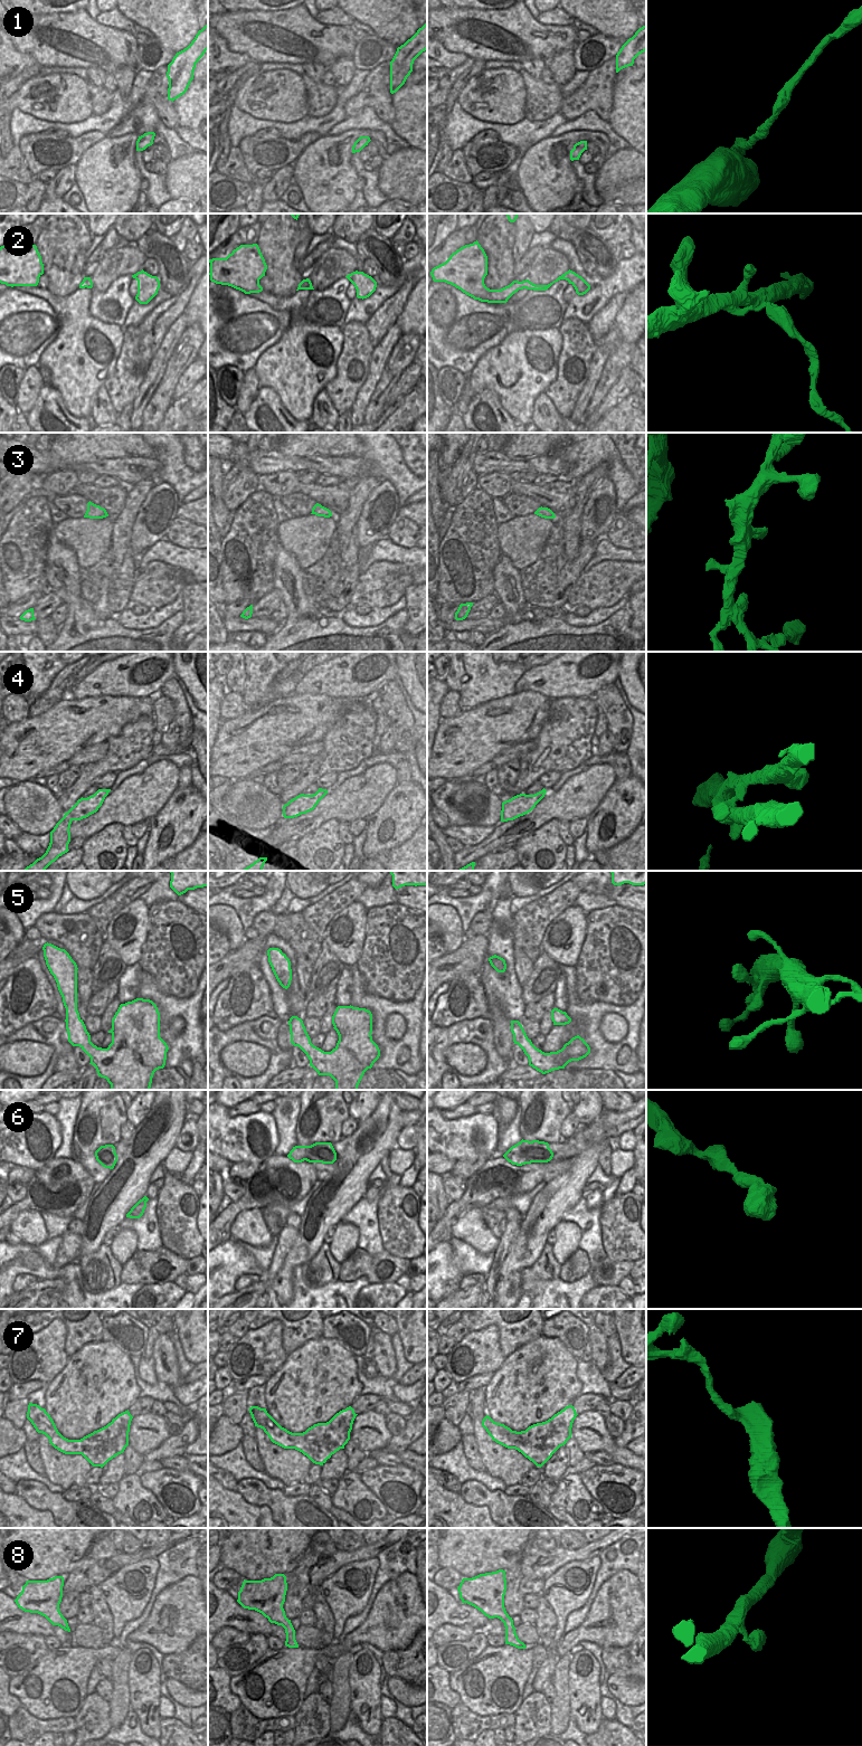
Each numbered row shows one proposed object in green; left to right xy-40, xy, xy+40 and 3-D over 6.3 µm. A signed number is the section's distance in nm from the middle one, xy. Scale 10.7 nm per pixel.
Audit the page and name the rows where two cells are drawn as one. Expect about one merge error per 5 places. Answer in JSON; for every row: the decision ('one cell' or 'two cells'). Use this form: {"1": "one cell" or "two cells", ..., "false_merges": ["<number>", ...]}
{"1": "one cell", "2": "two cells", "3": "one cell", "4": "one cell", "5": "one cell", "6": "one cell", "7": "one cell", "8": "one cell", "false_merges": ["2"]}

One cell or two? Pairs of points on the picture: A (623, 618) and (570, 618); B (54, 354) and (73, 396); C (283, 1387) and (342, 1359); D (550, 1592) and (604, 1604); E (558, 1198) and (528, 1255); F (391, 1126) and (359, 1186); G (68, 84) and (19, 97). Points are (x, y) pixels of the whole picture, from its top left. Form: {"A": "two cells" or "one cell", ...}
{"A": "two cells", "B": "one cell", "C": "one cell", "D": "two cells", "E": "one cell", "F": "one cell", "G": "one cell"}

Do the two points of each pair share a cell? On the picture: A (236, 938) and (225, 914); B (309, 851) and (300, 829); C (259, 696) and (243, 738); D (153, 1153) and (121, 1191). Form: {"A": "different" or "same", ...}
{"A": "same", "B": "different", "C": "different", "D": "same"}

